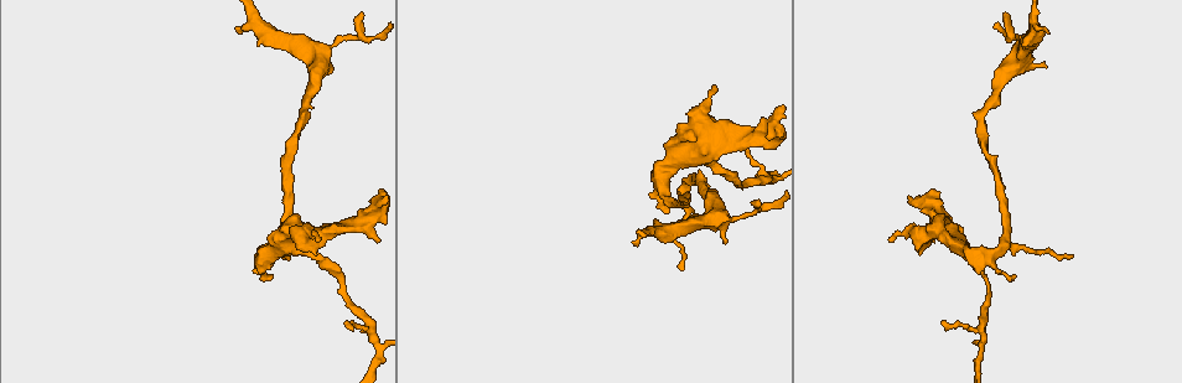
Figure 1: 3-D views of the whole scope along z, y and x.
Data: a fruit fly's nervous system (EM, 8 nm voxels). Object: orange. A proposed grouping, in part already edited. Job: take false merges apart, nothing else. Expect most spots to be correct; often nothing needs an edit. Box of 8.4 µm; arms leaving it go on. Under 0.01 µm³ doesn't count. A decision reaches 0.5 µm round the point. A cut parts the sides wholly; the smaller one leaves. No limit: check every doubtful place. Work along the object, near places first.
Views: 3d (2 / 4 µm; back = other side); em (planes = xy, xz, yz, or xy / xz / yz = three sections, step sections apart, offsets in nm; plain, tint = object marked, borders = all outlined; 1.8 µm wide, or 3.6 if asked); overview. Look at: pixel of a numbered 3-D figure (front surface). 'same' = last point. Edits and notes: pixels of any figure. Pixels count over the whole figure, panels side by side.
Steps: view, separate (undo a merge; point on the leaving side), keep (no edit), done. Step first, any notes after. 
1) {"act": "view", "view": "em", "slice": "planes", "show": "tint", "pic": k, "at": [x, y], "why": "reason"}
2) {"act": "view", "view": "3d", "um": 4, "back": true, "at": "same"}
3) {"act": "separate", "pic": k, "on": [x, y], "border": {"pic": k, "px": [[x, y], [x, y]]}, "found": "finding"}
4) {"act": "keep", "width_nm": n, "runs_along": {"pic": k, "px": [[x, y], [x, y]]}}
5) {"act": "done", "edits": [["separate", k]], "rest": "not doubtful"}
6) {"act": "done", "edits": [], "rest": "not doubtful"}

{"act": "view", "view": "3d", "um": 4, "pic": 1, "at": [685, 158]}

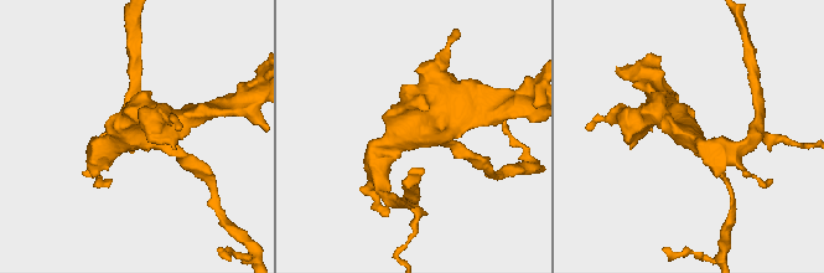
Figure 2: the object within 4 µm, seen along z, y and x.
{"act": "view", "view": "em", "slice": "planes", "show": "borders", "pic": 2, "at": [694, 140], "why": "shape alone is not enough"}

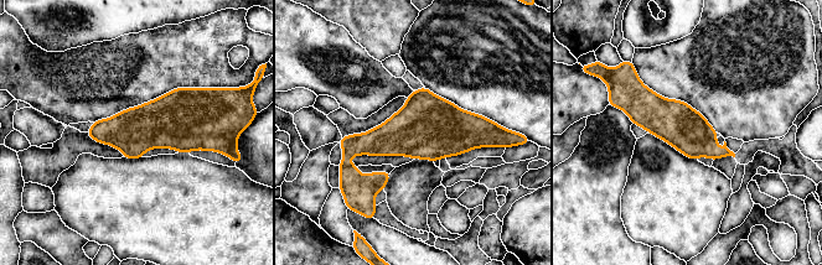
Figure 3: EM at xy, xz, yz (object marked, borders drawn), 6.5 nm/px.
{"act": "keep", "arms": 4, "runs_along": {"pic": 3, "px": [[627, 94], [712, 150], [727, 152]]}, "found": "one neuron here"}

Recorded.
{"act": "view", "view": "em", "slice": "xy", "step": 8, "show": "tint", "pic": 1, "at": [928, 234], "why": "thick turns thin"}

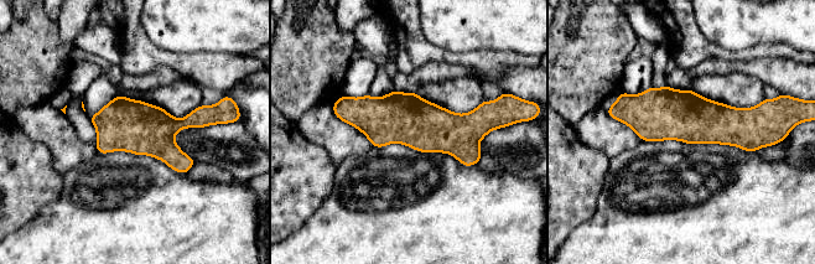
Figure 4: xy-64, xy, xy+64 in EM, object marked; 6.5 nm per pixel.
{"act": "view", "view": "em", "slice": "planes", "show": "tint", "at": "same"}

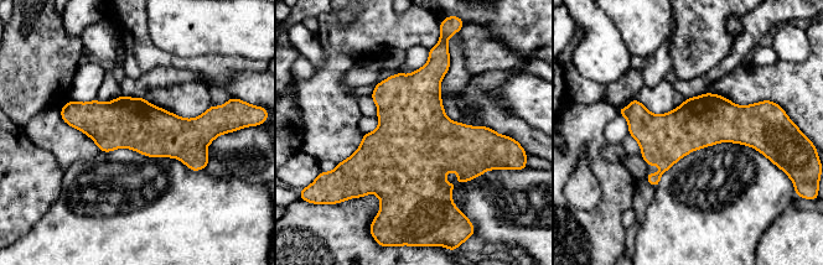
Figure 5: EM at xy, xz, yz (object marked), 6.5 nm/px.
{"act": "keep", "found": "one neuron here"}

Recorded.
{"act": "view", "view": "3d", "um": 2, "pic": 1, "at": [987, 255], "why": "calibre changes"}

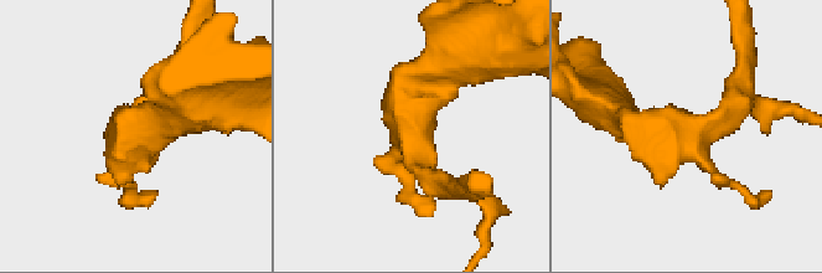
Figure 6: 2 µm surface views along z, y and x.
{"act": "view", "view": "em", "slice": "planes", "show": "tint", "pic": 6, "at": [691, 133], "why": "now the EM"}

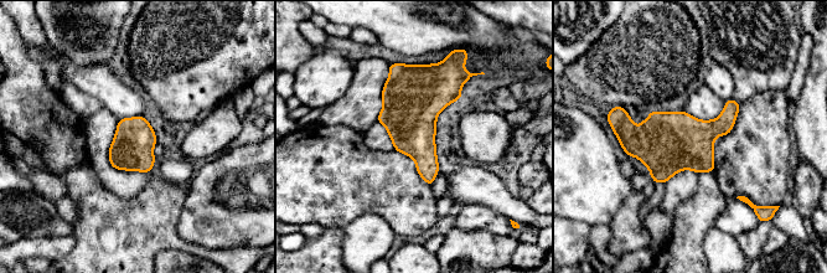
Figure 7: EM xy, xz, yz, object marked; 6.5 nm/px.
{"act": "keep", "found": "continuous, no second neuron"}

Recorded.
{"act": "done", "edits": [], "rest": "not doubtful"}

